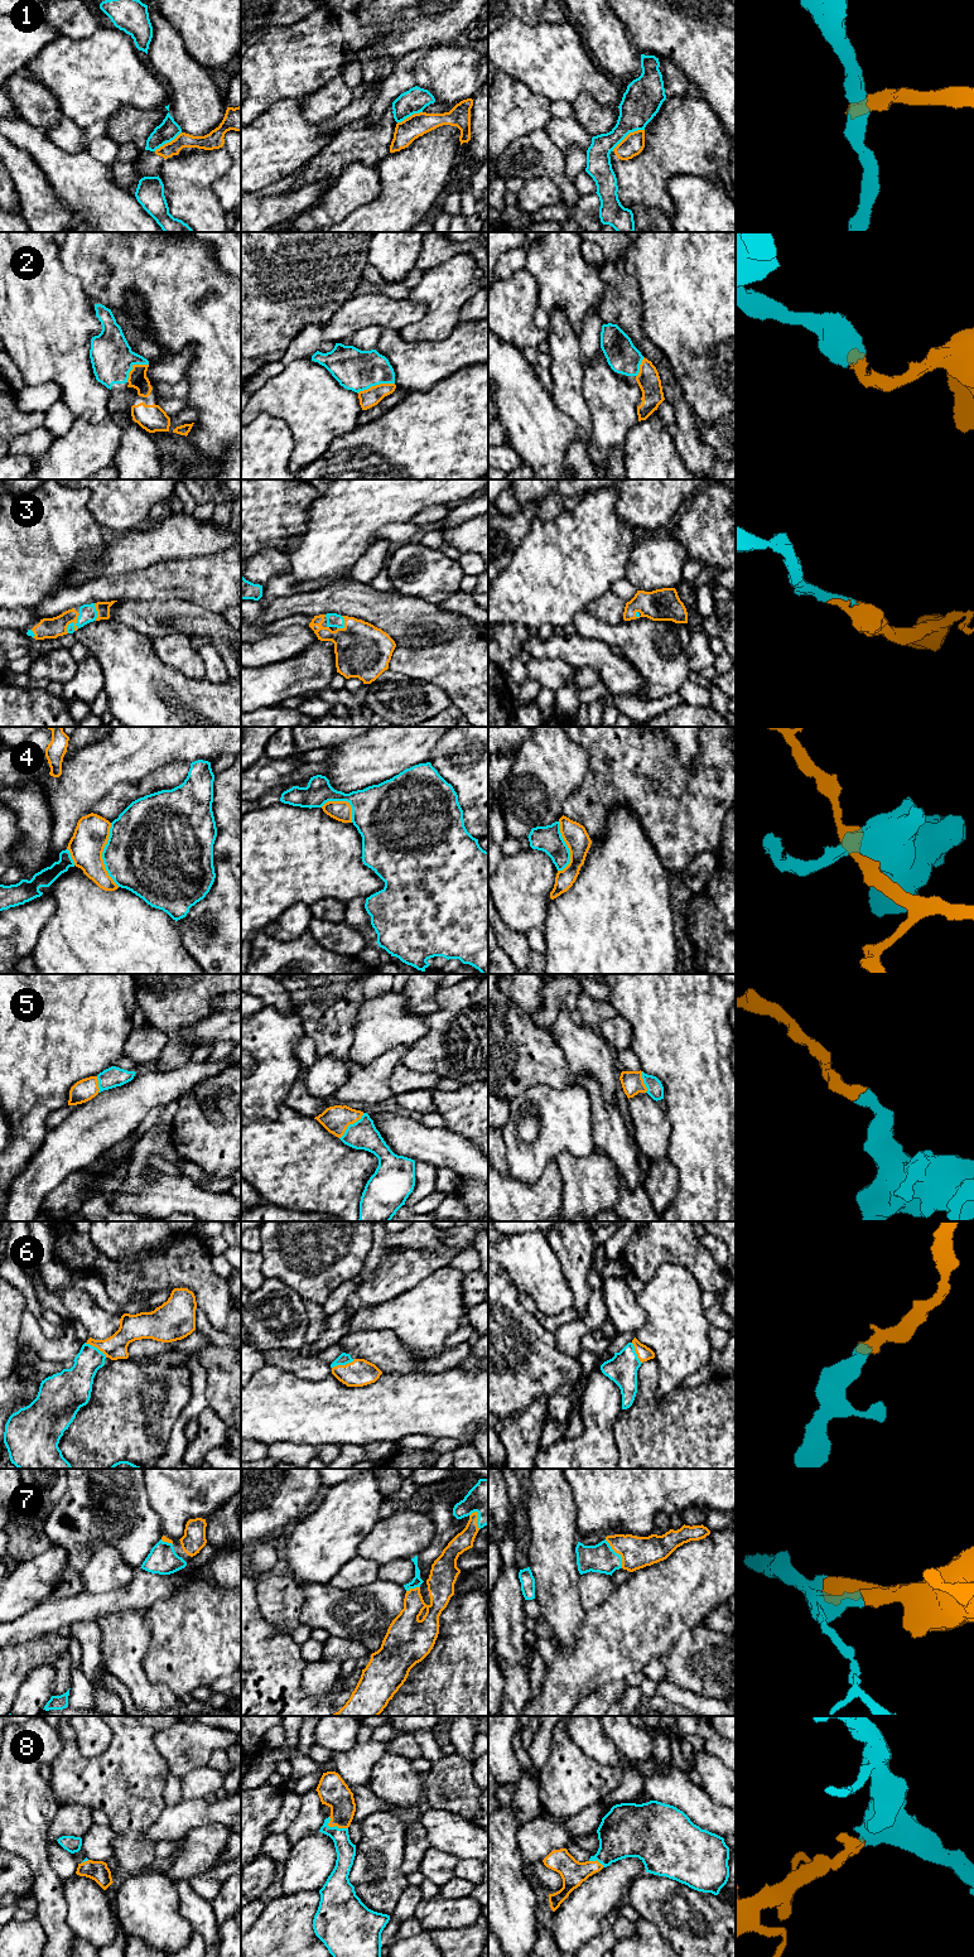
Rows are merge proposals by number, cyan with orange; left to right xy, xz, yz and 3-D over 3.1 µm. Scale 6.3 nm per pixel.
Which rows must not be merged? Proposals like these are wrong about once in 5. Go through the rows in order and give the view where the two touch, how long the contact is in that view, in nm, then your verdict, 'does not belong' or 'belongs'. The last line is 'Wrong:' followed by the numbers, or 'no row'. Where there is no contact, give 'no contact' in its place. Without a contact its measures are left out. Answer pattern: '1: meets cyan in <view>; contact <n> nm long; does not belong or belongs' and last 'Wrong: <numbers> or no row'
1: meets cyan in yz; contact 240 nm long; does not belong
2: meets cyan in xz; contact 240 nm long; belongs
3: meets cyan in xz; contact 90 nm long; belongs
4: meets cyan in xy; contact 420 nm long; does not belong
5: meets cyan in xz; contact 220 nm long; belongs
6: meets cyan in xy; contact 170 nm long; belongs
7: meets cyan in yz; contact 220 nm long; belongs
8: meets cyan in xz; contact 150 nm long; belongs
Wrong: 1, 4

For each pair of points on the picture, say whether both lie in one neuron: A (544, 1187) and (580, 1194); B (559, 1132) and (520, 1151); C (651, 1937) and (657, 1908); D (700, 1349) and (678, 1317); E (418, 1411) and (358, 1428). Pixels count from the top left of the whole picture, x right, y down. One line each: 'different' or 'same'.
A: different
B: same
C: different
D: same
E: same

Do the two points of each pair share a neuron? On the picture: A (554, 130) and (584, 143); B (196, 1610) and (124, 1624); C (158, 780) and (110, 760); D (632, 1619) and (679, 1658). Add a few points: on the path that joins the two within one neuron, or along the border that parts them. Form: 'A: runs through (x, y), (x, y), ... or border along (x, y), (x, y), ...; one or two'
A: runs through (562, 131), (577, 135); one
B: border along (143, 1615), (143, 1623), (149, 1633), (148, 1649); two
C: border along (173, 761), (160, 766), (135, 784), (119, 784); two
D: border along (692, 1629), (688, 1629), (660, 1657); two

